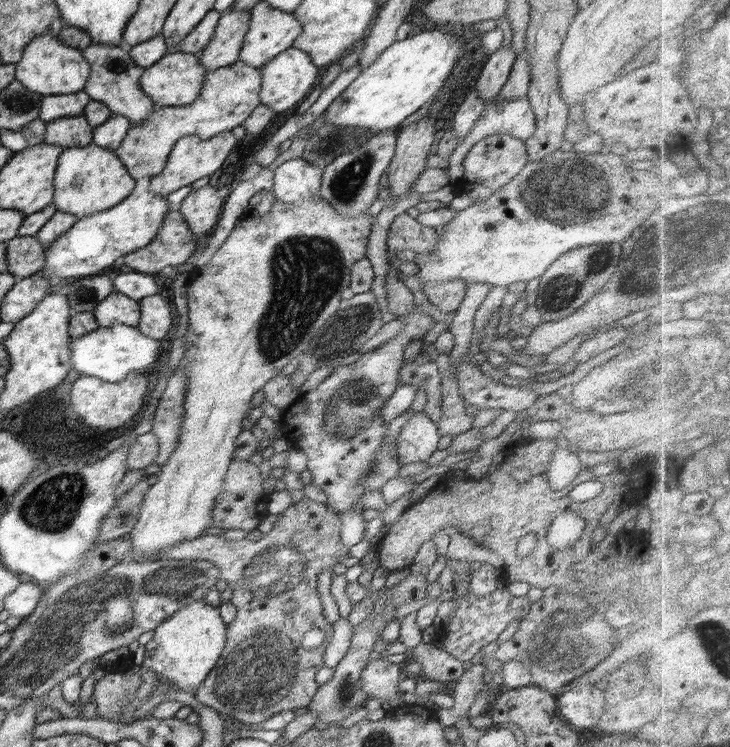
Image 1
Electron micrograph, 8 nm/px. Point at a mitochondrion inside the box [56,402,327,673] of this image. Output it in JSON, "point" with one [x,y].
{"point":[76,603]}

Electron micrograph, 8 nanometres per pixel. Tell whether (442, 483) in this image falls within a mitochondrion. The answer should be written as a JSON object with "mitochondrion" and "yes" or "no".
{"mitochondrion":"no"}

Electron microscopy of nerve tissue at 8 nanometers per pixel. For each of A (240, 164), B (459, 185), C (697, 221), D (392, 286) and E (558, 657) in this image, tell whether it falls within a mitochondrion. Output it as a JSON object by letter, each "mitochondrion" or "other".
{"A":"mitochondrion","B":"other","C":"mitochondrion","D":"other","E":"mitochondrion"}

